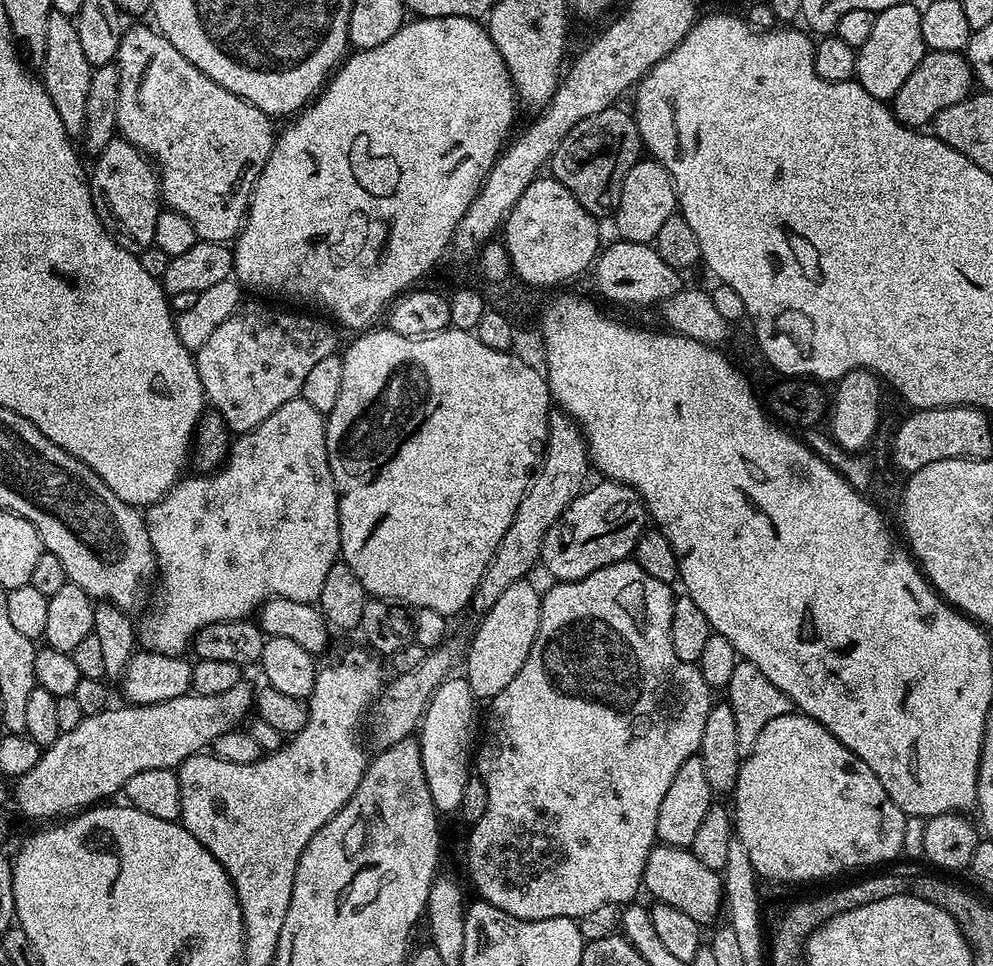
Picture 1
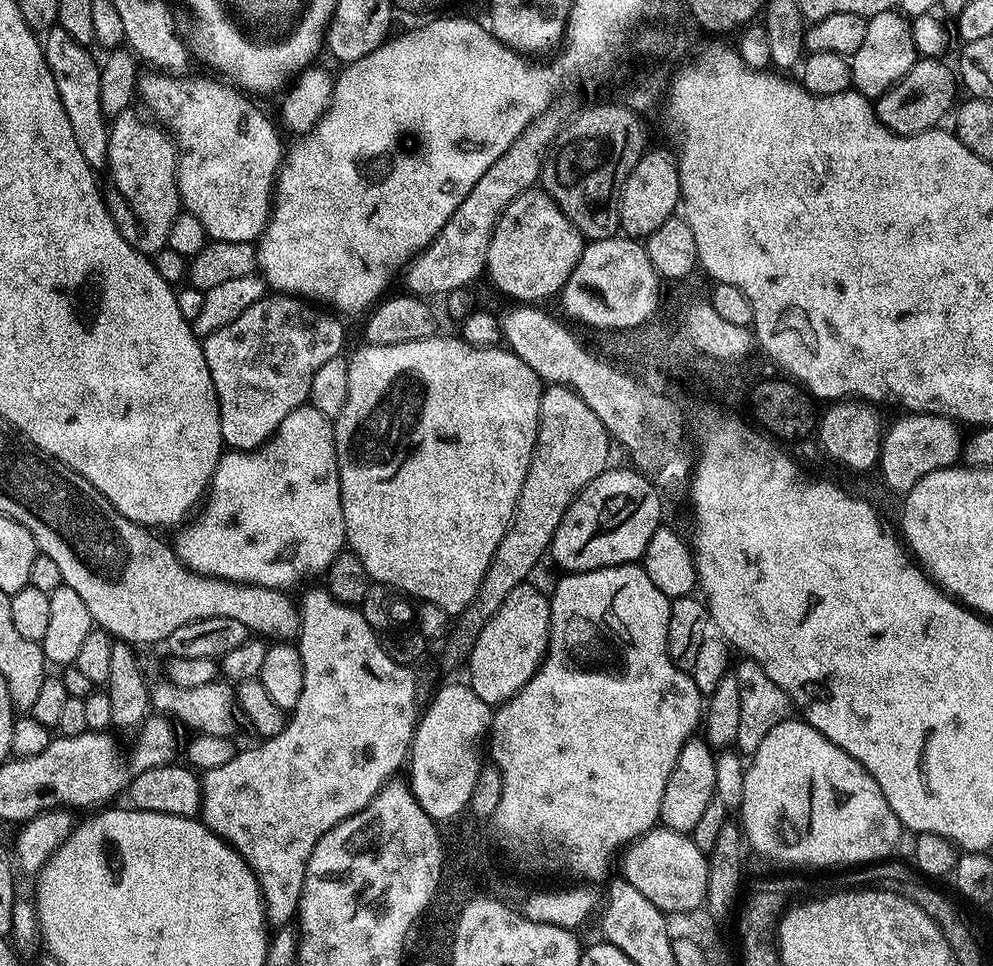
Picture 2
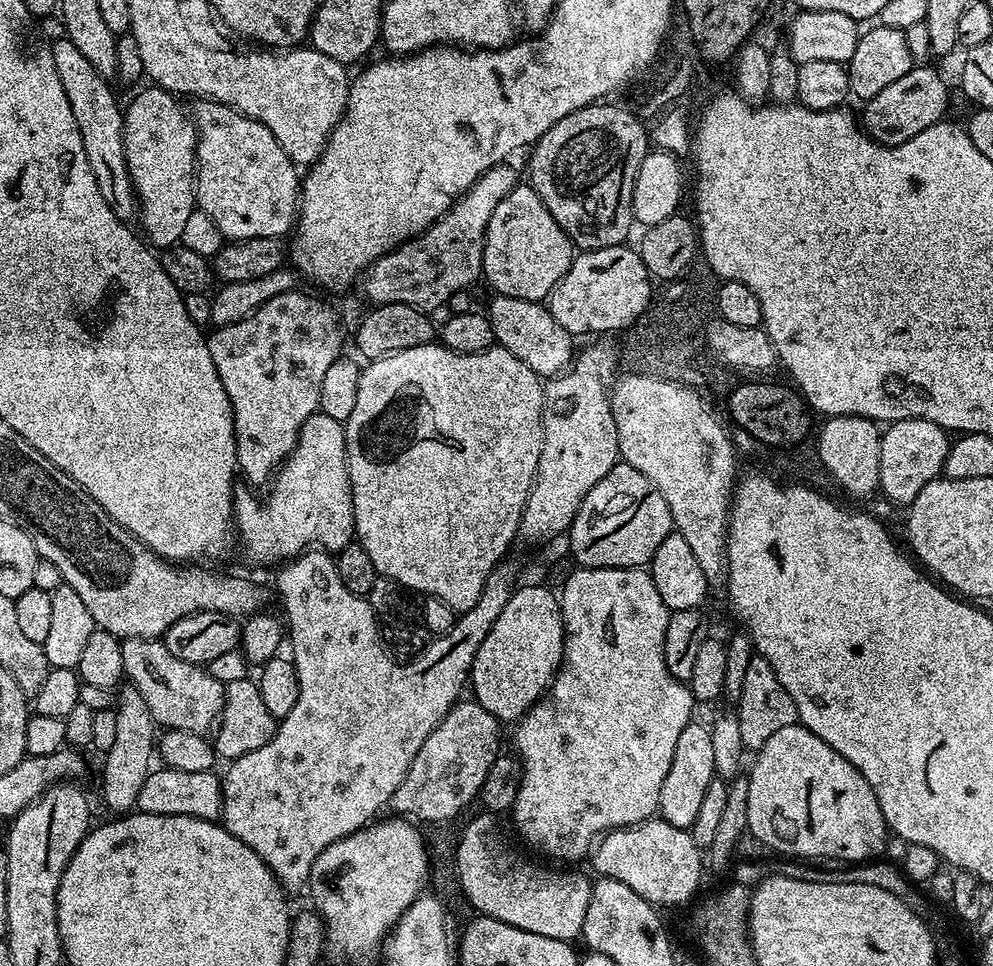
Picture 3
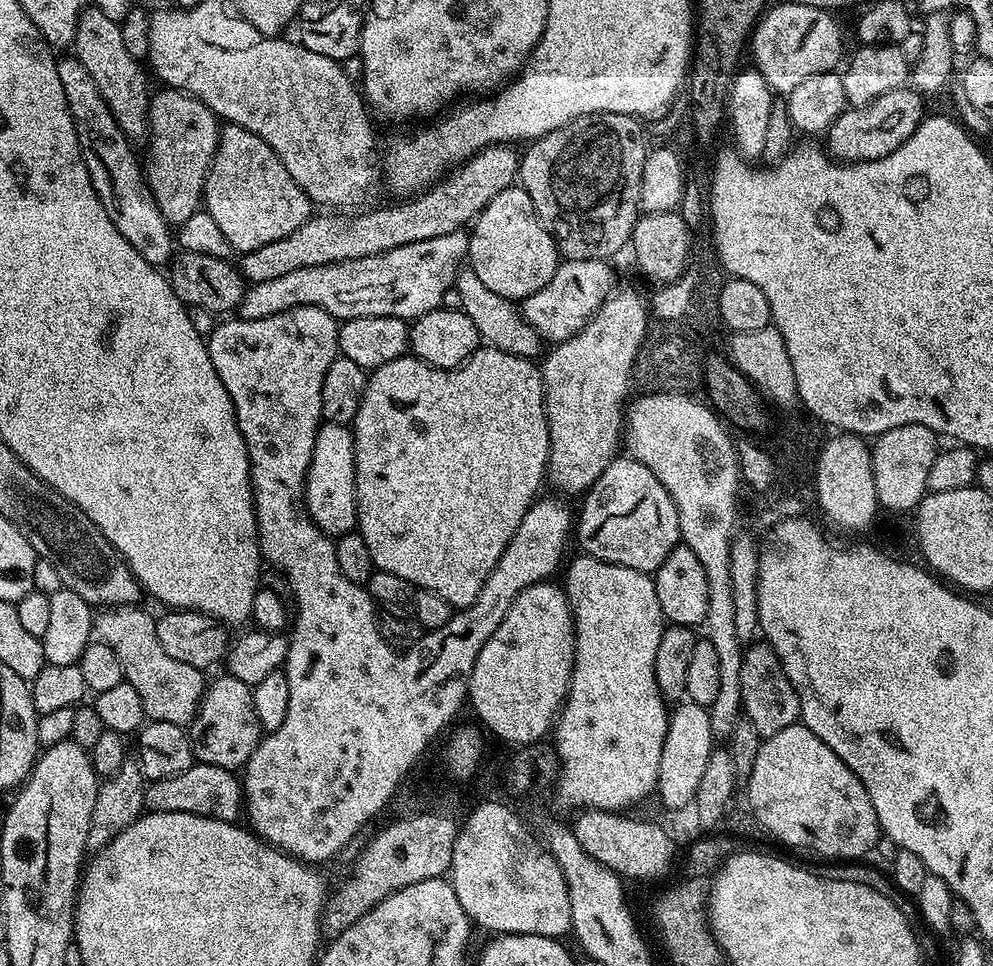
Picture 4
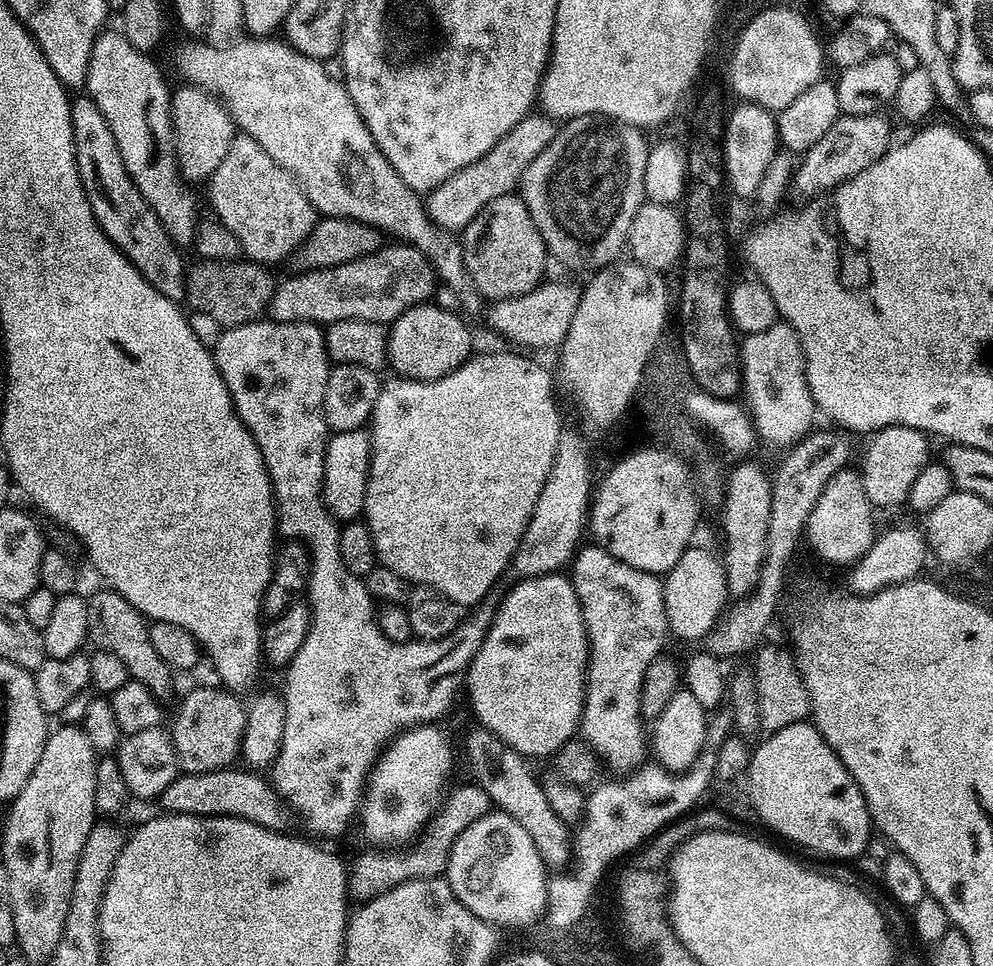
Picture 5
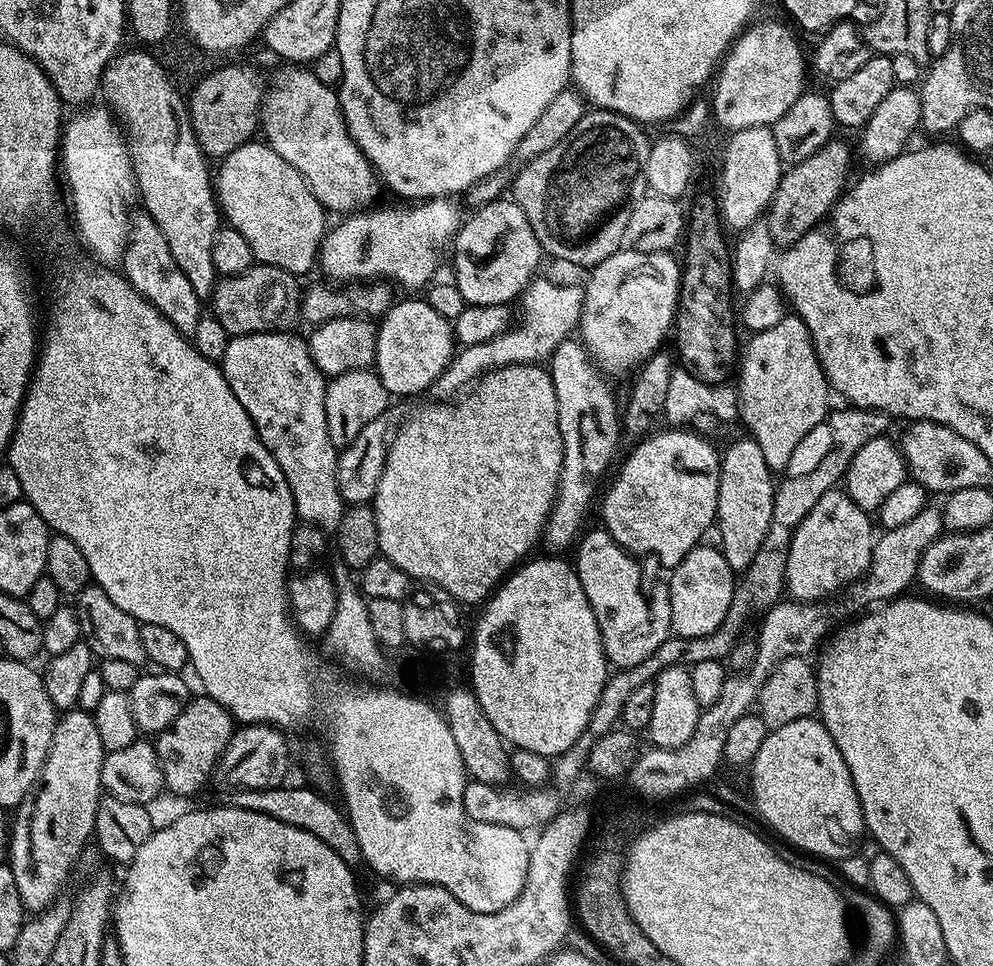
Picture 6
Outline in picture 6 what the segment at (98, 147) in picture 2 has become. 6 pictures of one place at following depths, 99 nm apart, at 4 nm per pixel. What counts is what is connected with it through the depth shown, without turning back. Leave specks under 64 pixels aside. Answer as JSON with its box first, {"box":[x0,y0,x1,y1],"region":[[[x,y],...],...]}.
{"box":[122,210,202,338],"region":[[[143,210],[133,211],[130,216],[130,231],[128,241],[124,243],[122,257],[123,275],[128,277],[132,288],[149,300],[181,334],[191,338],[194,326],[198,326],[202,315],[202,298],[197,295],[194,286],[186,279],[186,274],[174,262],[174,254],[170,254],[170,246],[166,246],[166,238],[162,238],[162,230]]]}

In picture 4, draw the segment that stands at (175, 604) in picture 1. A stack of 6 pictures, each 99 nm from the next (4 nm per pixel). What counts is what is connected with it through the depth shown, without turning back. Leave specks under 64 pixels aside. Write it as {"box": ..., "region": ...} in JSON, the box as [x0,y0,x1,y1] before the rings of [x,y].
{"box":[302,423,356,538],"region":[[[321,423],[304,483],[302,503],[309,518],[333,538],[356,528],[356,463],[349,425]]]}

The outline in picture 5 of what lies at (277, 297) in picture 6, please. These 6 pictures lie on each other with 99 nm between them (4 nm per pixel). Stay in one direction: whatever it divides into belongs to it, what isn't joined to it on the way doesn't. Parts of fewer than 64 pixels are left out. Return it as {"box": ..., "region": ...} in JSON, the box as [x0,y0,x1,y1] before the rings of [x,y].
{"box":[184,259,278,329],"region":[[[243,259],[200,260],[186,272],[184,294],[187,307],[210,314],[224,329],[261,319],[267,313],[278,285],[268,272],[271,271],[265,265],[245,262]]]}

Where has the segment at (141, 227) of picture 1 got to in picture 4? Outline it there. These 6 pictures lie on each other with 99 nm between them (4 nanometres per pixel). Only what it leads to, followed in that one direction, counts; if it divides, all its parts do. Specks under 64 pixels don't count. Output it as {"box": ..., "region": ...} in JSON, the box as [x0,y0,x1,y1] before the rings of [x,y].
{"box":[146,86,221,226],"region":[[[167,86],[153,91],[148,101],[148,164],[146,160],[146,179],[154,194],[154,202],[158,202],[158,210],[162,210],[162,218],[166,218],[169,226],[178,226],[190,218],[190,214],[201,211],[204,198],[204,183],[208,177],[208,167],[216,153],[220,141],[221,121],[198,98],[189,92],[180,92],[177,88]]]}

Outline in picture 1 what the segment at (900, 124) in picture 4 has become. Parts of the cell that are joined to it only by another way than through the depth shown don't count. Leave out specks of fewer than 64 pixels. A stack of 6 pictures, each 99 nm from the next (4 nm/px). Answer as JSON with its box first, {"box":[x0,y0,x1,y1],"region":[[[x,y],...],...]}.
{"box":[890,51,974,130],"region":[[[925,51],[922,62],[914,66],[914,74],[902,82],[902,90],[892,97],[890,107],[897,120],[917,130],[931,125],[936,115],[946,106],[962,102],[973,91],[974,81],[964,52],[929,52]]]}

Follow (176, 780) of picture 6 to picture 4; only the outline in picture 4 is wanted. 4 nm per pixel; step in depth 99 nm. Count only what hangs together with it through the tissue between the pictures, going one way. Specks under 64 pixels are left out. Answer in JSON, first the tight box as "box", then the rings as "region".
{"box":[187,674,262,770],"region":[[[221,674],[213,684],[211,681],[205,687],[196,716],[187,729],[192,755],[199,763],[233,770],[243,769],[248,763],[250,754],[254,754],[262,739],[252,689],[253,685],[238,682],[238,678],[227,674]]]}

